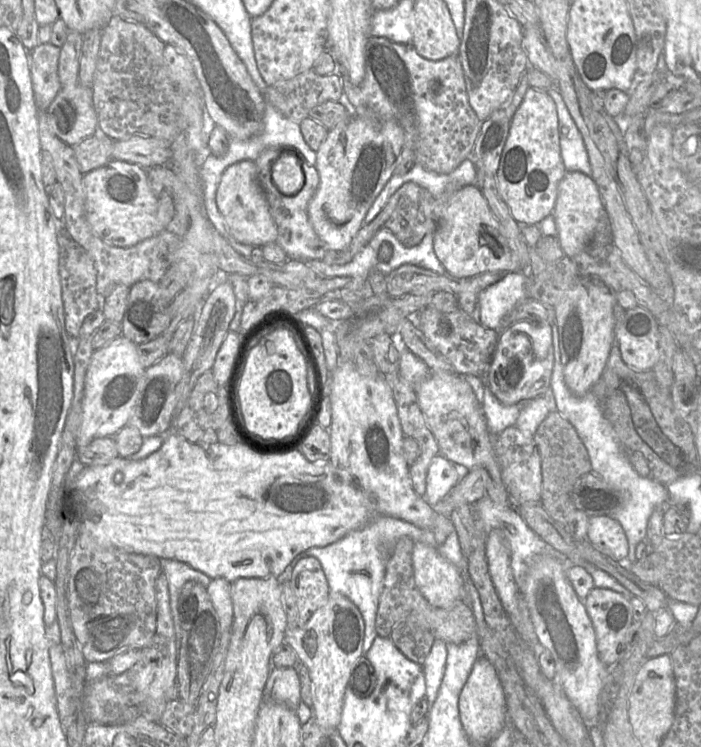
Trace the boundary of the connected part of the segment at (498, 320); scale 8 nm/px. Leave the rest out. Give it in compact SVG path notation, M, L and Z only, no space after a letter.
M527 271L506 272L497 282L487 286L482 290L477 298L480 307L480 323L482 326L502 331L503 322L508 314L524 299L530 298L527 295Z

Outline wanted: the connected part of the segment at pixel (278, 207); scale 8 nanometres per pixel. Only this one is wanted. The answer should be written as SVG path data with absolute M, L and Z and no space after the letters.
M269 147L259 154L254 161L257 168L258 182L263 190L270 213L277 227L276 243L285 251L288 258L300 261L307 261L313 259L323 259L328 250L322 240L314 231L312 224L308 217L307 207L308 203L313 197L318 184L319 174L315 165L309 164L302 154L297 151L305 176L305 183L302 189L294 195L285 195L281 193L272 181L272 166L275 160L279 157L282 151L292 149L290 147Z

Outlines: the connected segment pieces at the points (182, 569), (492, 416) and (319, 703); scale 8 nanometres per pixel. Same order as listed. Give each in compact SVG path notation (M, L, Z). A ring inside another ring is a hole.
M161 559L161 569L168 582L171 616L178 615L178 600L181 589L186 582L195 581L206 588L212 580L188 564L173 559Z
M484 384L482 408L485 413L488 429L492 436L498 436L506 428L515 426L521 409L527 402L518 402L514 405L501 403Z
M330 592L327 602L317 609L303 627L286 630L284 643L295 651L298 662L303 663L309 672L312 684L312 715L316 723L328 729L336 729L342 714L344 694L351 670L357 659L363 654L365 624L359 609L346 596Z

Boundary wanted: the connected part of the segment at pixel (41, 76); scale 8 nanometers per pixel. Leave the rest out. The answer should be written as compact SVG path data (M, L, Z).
M50 42L27 50L32 87L38 111L45 111L61 90L58 76L60 47Z

